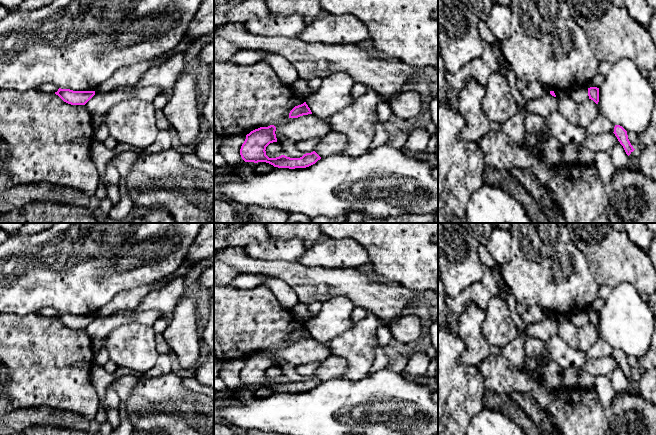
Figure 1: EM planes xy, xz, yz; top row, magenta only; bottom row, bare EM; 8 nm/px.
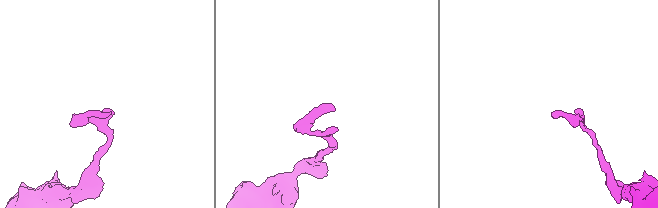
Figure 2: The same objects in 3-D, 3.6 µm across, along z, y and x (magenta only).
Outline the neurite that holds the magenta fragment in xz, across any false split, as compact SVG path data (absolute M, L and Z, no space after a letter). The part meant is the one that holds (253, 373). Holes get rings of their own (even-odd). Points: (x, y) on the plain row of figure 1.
M260 351L246 359L246 363L241 370L240 379L245 386L266 386L278 392L306 392L315 388L321 381L315 376L306 377L300 382L290 382L281 379L276 382L269 382L266 379L266 371L273 366L277 366L276 351Z

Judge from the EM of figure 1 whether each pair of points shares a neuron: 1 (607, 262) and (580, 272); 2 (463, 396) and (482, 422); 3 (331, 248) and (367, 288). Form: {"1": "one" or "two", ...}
{"1": "two", "2": "two", "3": "two"}

